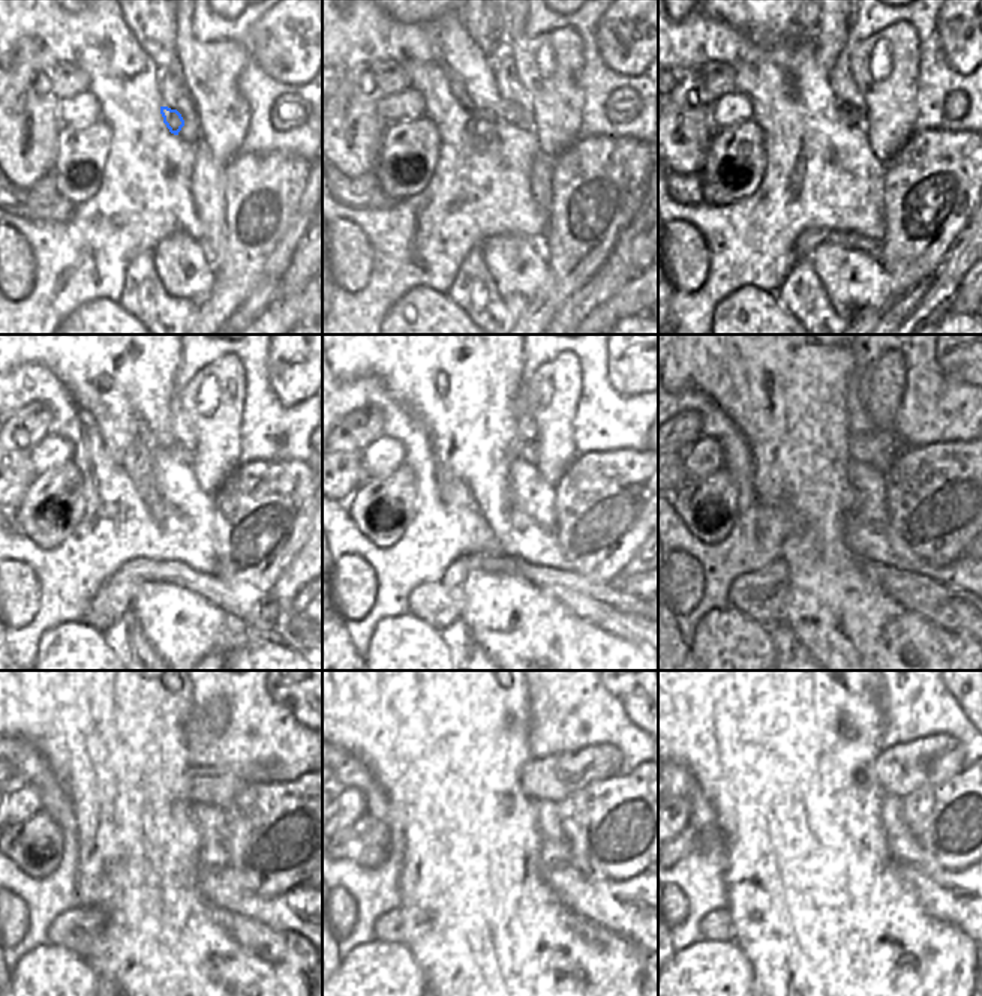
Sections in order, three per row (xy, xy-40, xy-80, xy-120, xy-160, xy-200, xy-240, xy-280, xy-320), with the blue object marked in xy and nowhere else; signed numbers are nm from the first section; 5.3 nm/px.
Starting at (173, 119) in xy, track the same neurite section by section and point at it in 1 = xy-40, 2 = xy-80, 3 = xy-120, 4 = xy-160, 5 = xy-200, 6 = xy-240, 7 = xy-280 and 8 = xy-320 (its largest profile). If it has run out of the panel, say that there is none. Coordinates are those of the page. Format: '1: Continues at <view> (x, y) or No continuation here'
1: Continues at xy-40 (511, 113)
2: Continues at xy-80 (847, 113)
3: Continues at xy-120 (179, 452)
4: Continues at xy-160 (528, 452)
5: Continues at xy-200 (877, 449)
6: Continues at xy-240 (210, 785)
7: Continues at xy-280 (553, 779)
8: Continues at xy-320 (906, 767)

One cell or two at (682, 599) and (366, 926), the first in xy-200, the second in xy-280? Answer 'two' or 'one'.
two

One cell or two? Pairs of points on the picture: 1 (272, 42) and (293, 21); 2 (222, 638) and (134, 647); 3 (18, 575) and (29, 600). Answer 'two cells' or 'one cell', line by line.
1: one cell
2: two cells
3: one cell

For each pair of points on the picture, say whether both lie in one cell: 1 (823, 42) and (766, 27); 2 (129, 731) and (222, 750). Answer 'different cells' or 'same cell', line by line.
1: same cell
2: different cells

